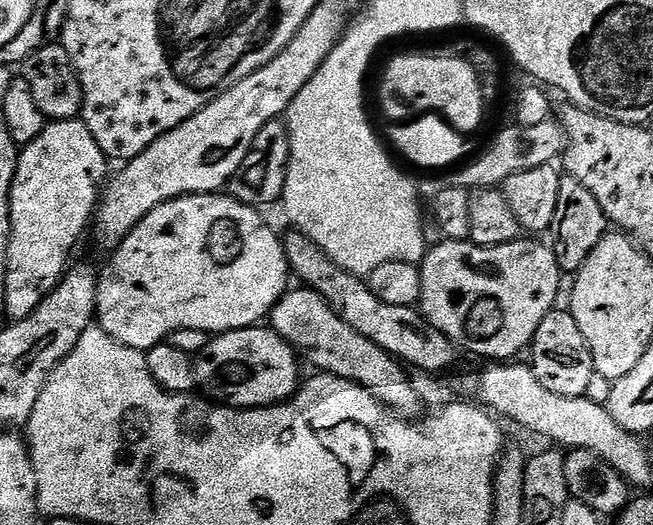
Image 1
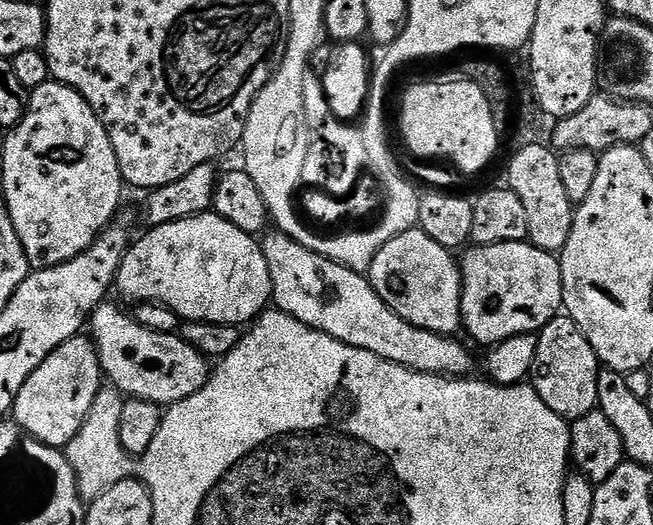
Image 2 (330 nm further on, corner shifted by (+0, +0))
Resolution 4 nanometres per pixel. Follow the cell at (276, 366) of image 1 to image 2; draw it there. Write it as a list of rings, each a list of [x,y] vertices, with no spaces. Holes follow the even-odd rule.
[[[111,302],[101,304],[92,313],[90,335],[96,342],[101,373],[107,383],[125,397],[171,406],[200,392],[208,381],[209,357],[194,350],[194,346],[190,346],[178,334],[155,332],[142,326]]]

